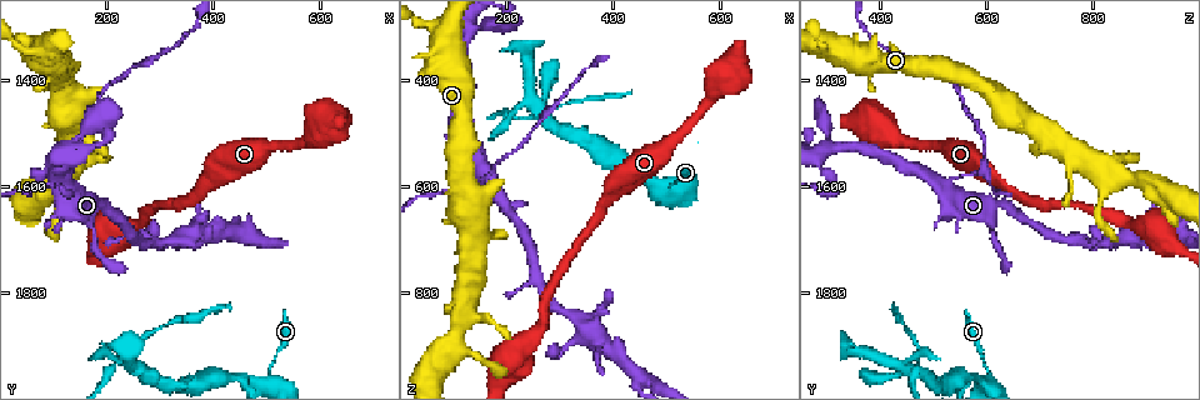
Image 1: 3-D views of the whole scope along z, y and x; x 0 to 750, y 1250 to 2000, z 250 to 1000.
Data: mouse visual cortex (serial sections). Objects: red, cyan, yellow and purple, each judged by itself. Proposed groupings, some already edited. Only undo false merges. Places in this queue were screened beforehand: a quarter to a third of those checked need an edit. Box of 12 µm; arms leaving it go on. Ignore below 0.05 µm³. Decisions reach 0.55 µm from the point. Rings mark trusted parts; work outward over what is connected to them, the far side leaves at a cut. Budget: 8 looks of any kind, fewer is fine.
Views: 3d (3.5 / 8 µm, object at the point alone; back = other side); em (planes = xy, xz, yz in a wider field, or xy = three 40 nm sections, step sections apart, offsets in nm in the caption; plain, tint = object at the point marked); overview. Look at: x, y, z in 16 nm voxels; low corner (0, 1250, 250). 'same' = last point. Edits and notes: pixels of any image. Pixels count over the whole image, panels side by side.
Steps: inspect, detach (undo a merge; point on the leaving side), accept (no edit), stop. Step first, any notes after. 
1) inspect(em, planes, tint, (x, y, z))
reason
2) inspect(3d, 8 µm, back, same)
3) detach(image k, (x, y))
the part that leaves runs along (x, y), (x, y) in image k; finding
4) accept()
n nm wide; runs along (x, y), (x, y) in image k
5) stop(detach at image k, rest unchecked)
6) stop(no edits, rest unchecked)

inspect(3d, 3.5 µm, back, (125, 1595, 530))
calibre changes

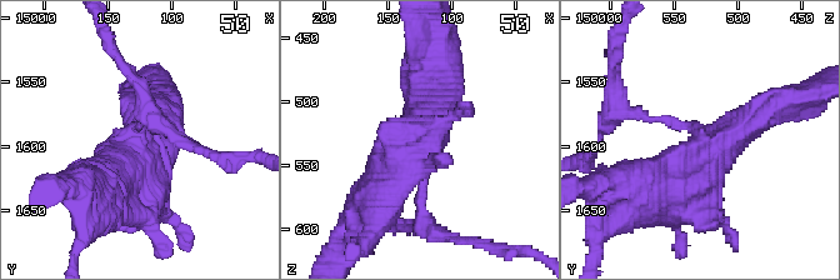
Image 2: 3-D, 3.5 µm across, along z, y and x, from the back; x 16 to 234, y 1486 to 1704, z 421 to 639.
inspect(em, xy, step 3, tint, (128, 1594, 534))

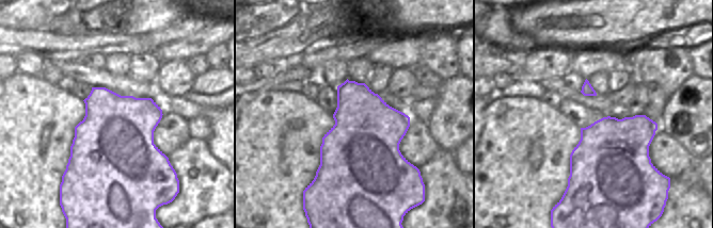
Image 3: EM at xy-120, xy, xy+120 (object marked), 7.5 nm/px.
detach(image 2, (421, 198))
the part that leaves runs along (685, 126), (624, 115), (611, 69) in image 2; two cells meet here

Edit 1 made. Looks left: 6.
inspect(3d, 3.5 µm, (350, 1690, 860))
four-way junction

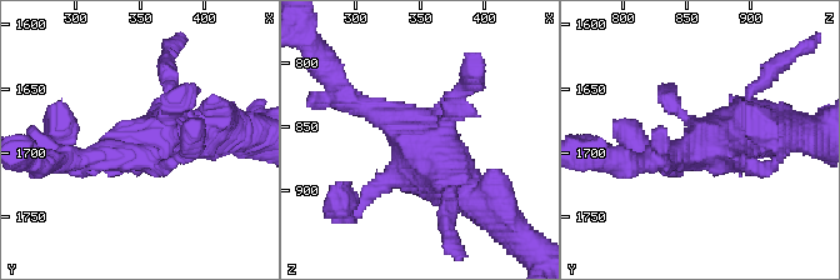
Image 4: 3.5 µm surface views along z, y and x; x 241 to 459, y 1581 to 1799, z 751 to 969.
inspect(em, xy, step 2, plain, (346, 1692, 862))
now the EM

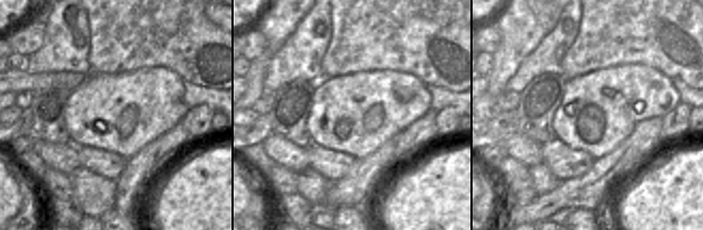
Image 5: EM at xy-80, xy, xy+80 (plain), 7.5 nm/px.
inspect(em, xy, step 2, tint, same)
with the object marked

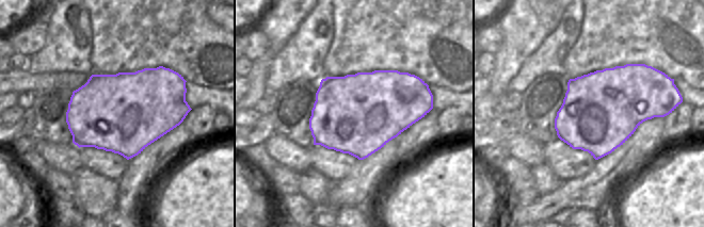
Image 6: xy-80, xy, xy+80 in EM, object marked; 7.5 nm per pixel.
accept()
600 nm wide; runs along (369, 109), (495, 218) in image 4; all the same cell

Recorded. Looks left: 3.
inspect(3d, 8 µm, (510, 1955, 605))
thin neck

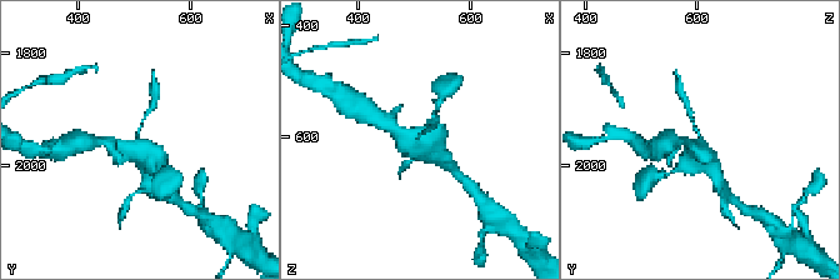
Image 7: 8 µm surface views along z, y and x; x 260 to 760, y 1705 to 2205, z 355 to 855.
inspect(em, xy, step 1, tint, (505, 1950, 610))

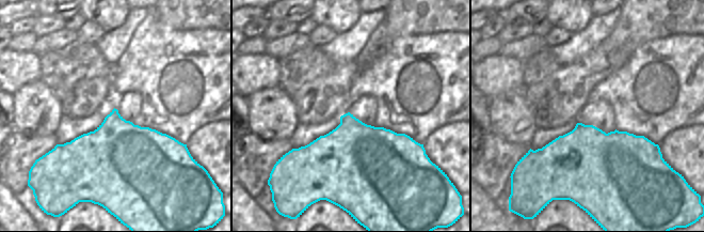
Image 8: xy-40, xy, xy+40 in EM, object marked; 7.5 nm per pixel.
accept()
runs along (153, 106), (140, 125), (135, 149), (114, 144) in image 7; continuous, no second cell

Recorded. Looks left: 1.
stop(detach at image 2, rest unchecked)

